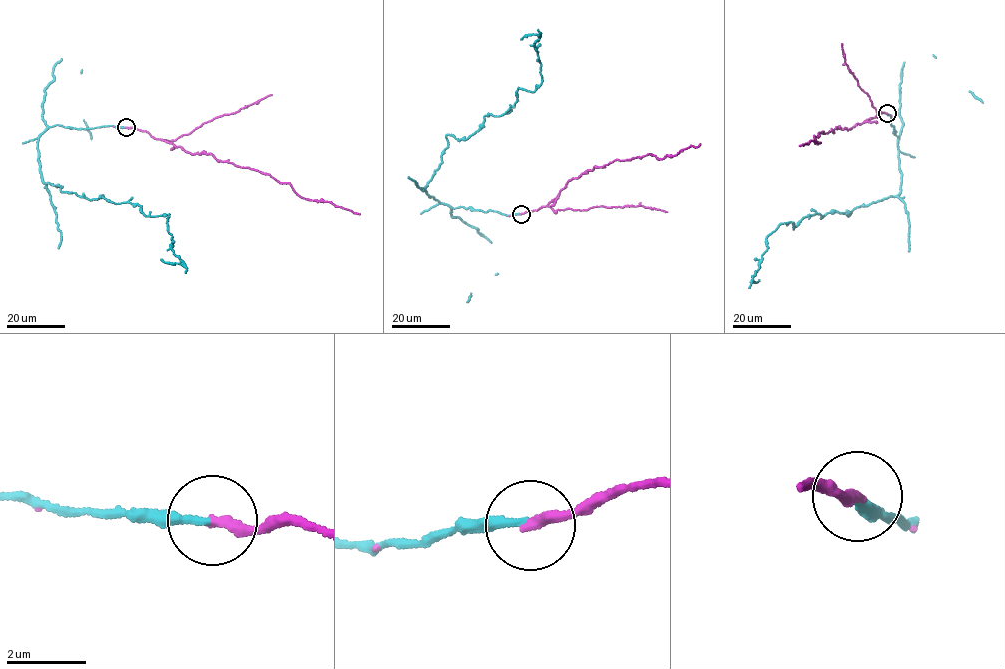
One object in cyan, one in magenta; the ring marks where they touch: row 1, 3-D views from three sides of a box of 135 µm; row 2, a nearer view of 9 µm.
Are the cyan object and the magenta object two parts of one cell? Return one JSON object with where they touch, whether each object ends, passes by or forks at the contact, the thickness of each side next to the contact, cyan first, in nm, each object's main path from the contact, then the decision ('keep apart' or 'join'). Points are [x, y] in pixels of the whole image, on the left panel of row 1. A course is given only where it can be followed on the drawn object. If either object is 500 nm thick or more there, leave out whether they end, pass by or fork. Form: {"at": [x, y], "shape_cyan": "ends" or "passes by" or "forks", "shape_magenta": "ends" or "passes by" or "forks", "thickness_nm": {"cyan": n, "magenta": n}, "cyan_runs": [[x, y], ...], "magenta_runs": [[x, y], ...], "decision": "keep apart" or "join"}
{"at": [126, 127], "shape_cyan": "ends", "shape_magenta": "ends", "thickness_nm": {"cyan": 170, "magenta": 280}, "cyan_runs": [[126, 127], [50, 126], [38, 137], [40, 172], [62, 191], [168, 214], [172, 249], [184, 264], [160, 259]], "magenta_runs": [[126, 127], [192, 154], [209, 153], [266, 173], [288, 183], [302, 198], [359, 214]], "decision": "join"}

